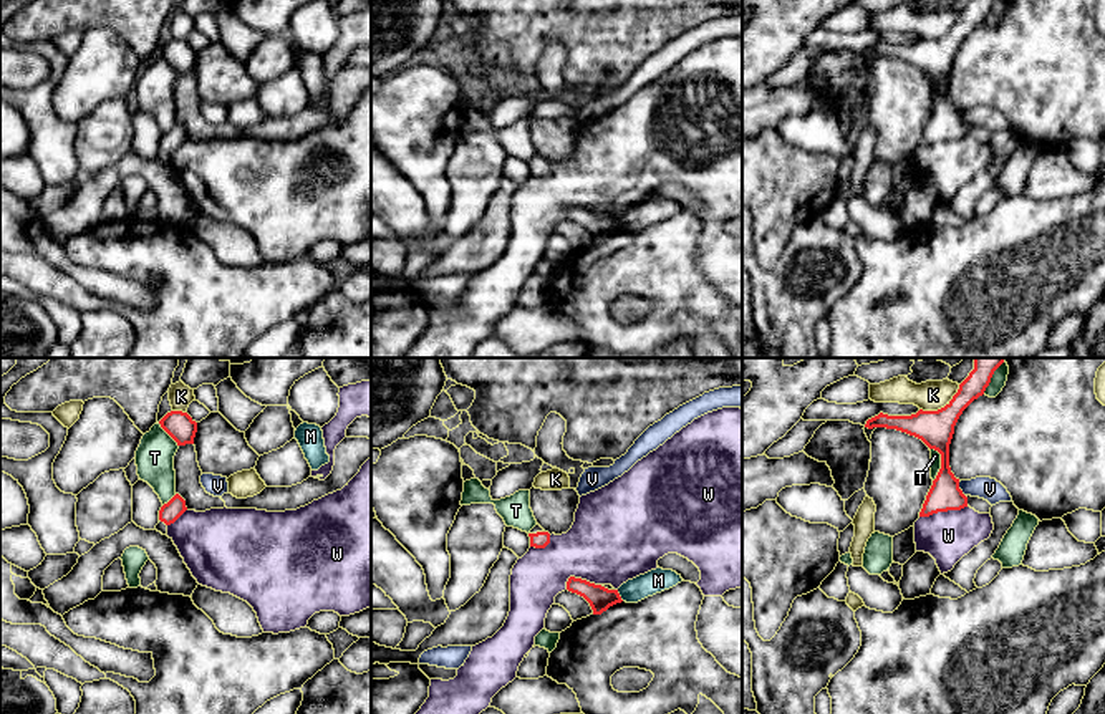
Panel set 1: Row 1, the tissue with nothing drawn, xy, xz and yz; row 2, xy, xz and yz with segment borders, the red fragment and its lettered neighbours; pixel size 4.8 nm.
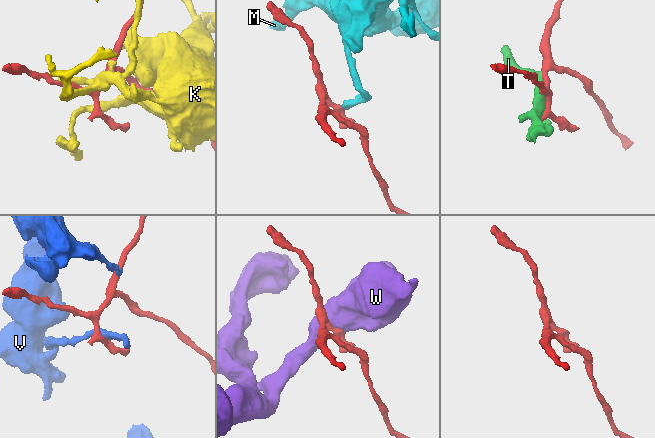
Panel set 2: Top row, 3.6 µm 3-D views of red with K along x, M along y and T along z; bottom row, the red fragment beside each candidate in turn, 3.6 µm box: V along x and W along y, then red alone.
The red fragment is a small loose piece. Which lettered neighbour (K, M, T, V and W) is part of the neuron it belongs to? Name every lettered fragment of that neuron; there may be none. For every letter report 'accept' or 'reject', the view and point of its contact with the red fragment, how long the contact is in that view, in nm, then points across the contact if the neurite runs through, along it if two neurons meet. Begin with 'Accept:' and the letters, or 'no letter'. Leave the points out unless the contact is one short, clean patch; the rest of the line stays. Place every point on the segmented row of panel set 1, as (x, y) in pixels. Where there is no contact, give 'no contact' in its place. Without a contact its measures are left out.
Accept: no letter
K: reject; meets red in yz at (941, 408); contact 240 nm long
M: reject; meets red in xz at (618, 595); contact 70 nm long; border along xz (617, 590), (623, 600)
T: reject; meets red in yz at (941, 463); contact 170 nm long
V: reject; meets red in yz at (960, 489); contact 80 nm long; border along yz (958, 482), (965, 496)
W: reject; meets red in yz at (943, 511); contact 240 nm long

